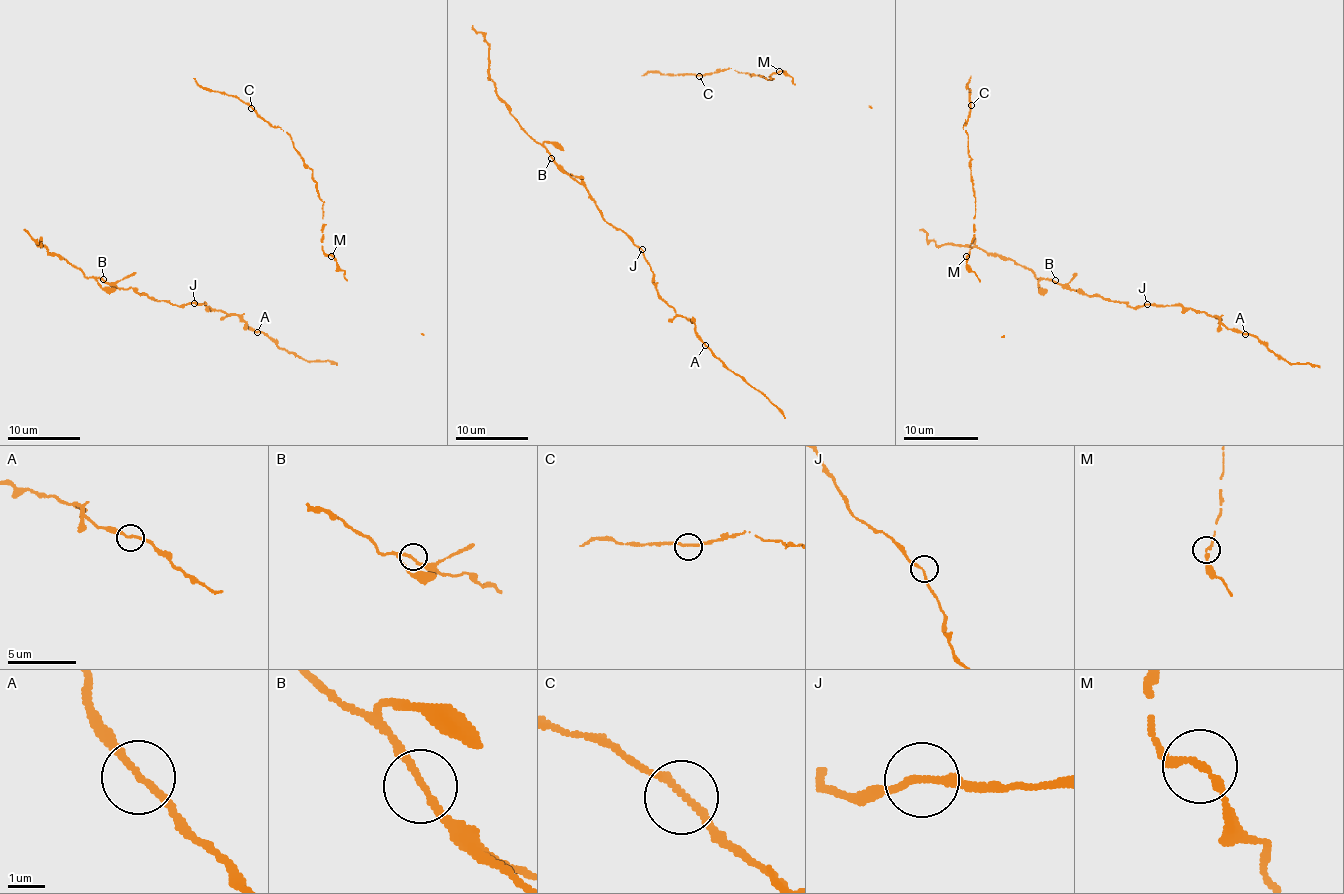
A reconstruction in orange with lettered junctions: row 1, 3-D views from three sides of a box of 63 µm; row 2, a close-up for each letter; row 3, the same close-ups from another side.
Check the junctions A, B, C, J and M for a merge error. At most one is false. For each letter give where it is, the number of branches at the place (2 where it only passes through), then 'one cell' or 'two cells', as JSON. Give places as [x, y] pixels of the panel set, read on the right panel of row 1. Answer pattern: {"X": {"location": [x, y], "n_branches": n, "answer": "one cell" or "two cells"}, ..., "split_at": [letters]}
{"A": {"location": [1245, 334], "n_branches": 2, "answer": "one cell"}, "B": {"location": [1055, 280], "n_branches": 2, "answer": "one cell"}, "C": {"location": [971, 105], "n_branches": 2, "answer": "one cell"}, "J": {"location": [1147, 304], "n_branches": 2, "answer": "one cell"}, "M": {"location": [966, 256], "n_branches": 2, "answer": "one cell"}, "split_at": []}

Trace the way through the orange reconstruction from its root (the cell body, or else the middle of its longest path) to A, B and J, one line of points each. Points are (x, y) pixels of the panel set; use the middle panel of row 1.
A: (584, 178), (564, 170), (586, 189), (600, 216), (642, 251), (657, 293), (695, 325), (704, 345)
B: (584, 178), (571, 176), (551, 158)
J: (584, 178), (575, 178), (564, 170), (586, 189), (602, 218), (642, 249)

